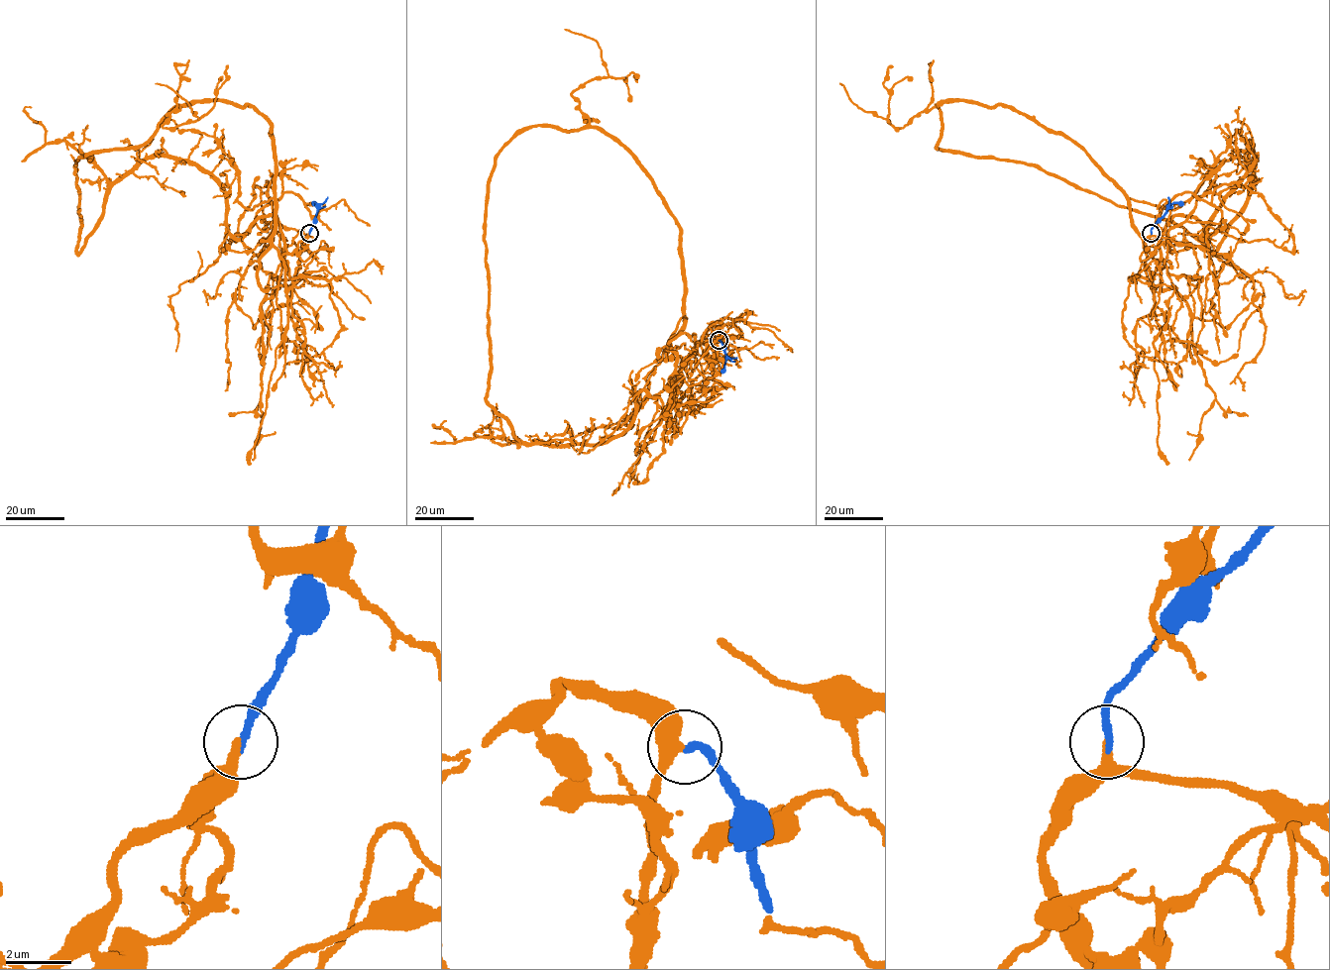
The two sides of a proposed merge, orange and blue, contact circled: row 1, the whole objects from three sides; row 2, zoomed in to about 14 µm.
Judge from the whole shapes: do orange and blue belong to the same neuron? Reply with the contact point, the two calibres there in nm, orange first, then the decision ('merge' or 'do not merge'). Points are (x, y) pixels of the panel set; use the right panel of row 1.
(1151, 233) | 300/240 nm | merge

